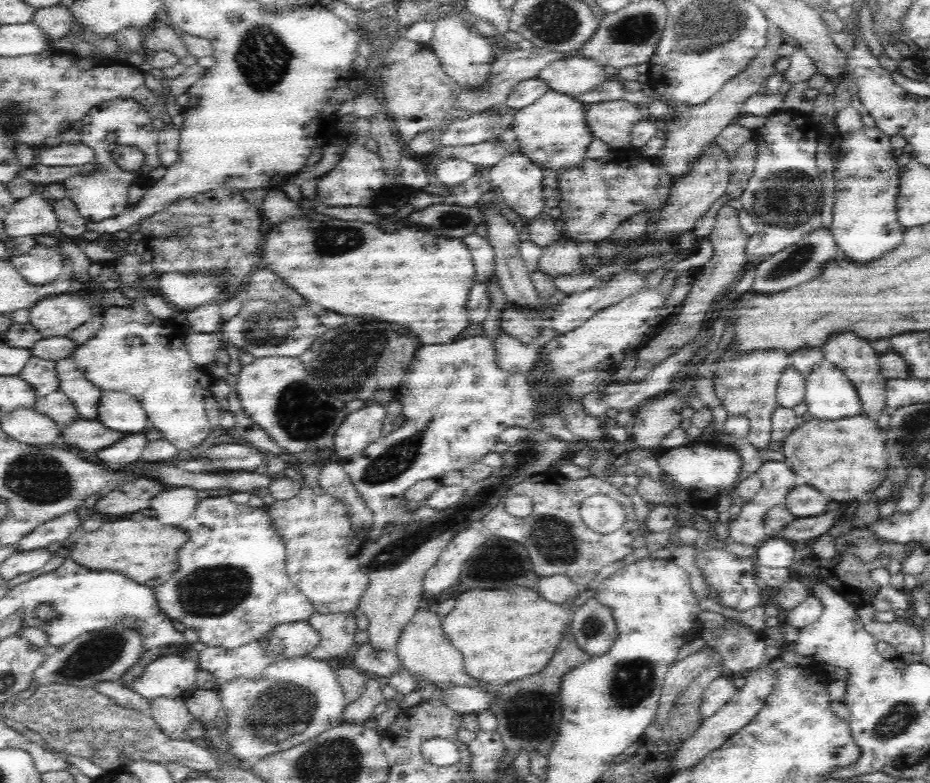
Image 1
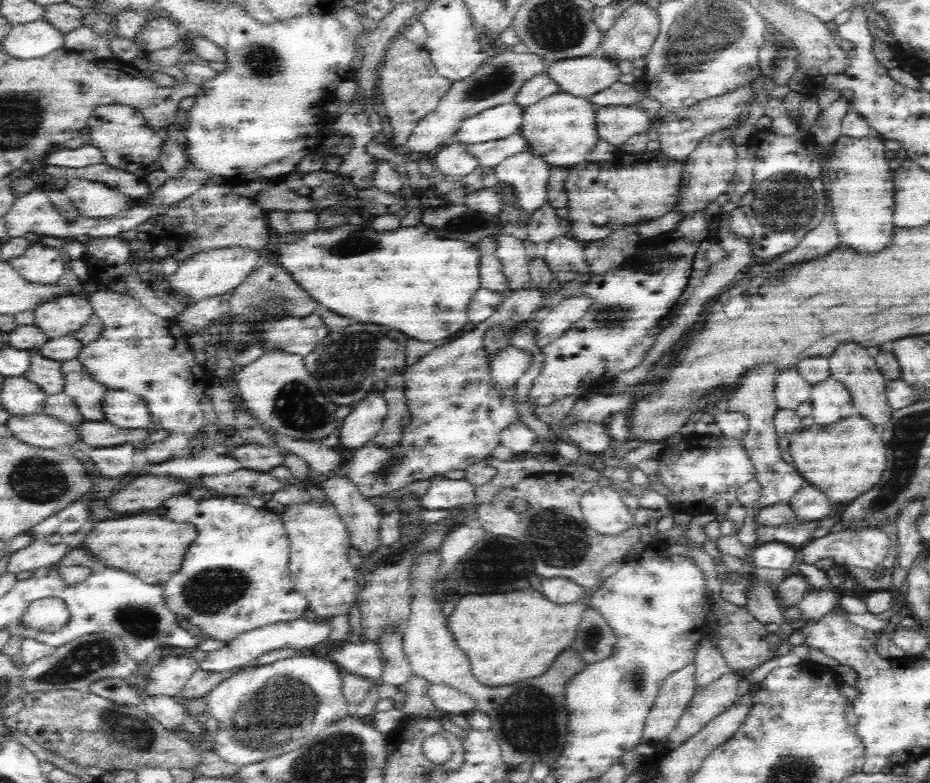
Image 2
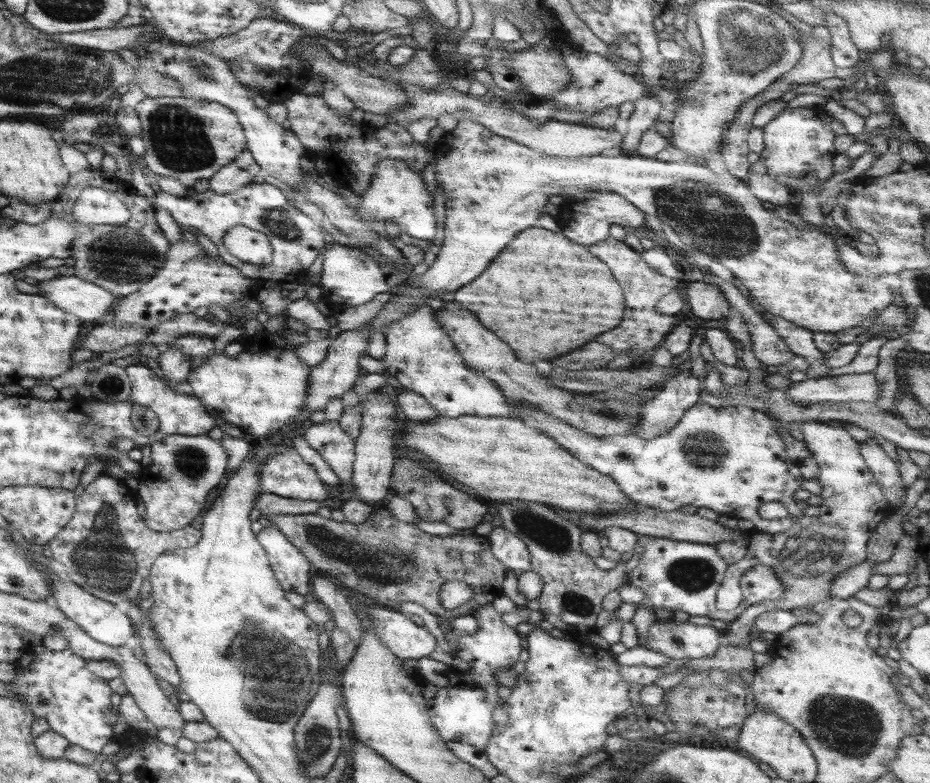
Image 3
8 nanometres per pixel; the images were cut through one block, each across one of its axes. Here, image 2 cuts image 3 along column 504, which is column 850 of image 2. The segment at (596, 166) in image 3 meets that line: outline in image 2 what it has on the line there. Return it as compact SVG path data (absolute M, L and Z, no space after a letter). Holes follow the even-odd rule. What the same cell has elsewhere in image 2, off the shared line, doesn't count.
M870 129L870 135L864 138L850 138L842 135L834 146L834 160L830 160L830 164L827 164L828 179L830 179L828 190L832 198L832 208L834 208L834 222L840 232L840 242L862 254L880 252L892 240L894 182L892 182L892 172L888 167L888 159L886 159L884 150L884 140L880 135L874 134L872 129Z

